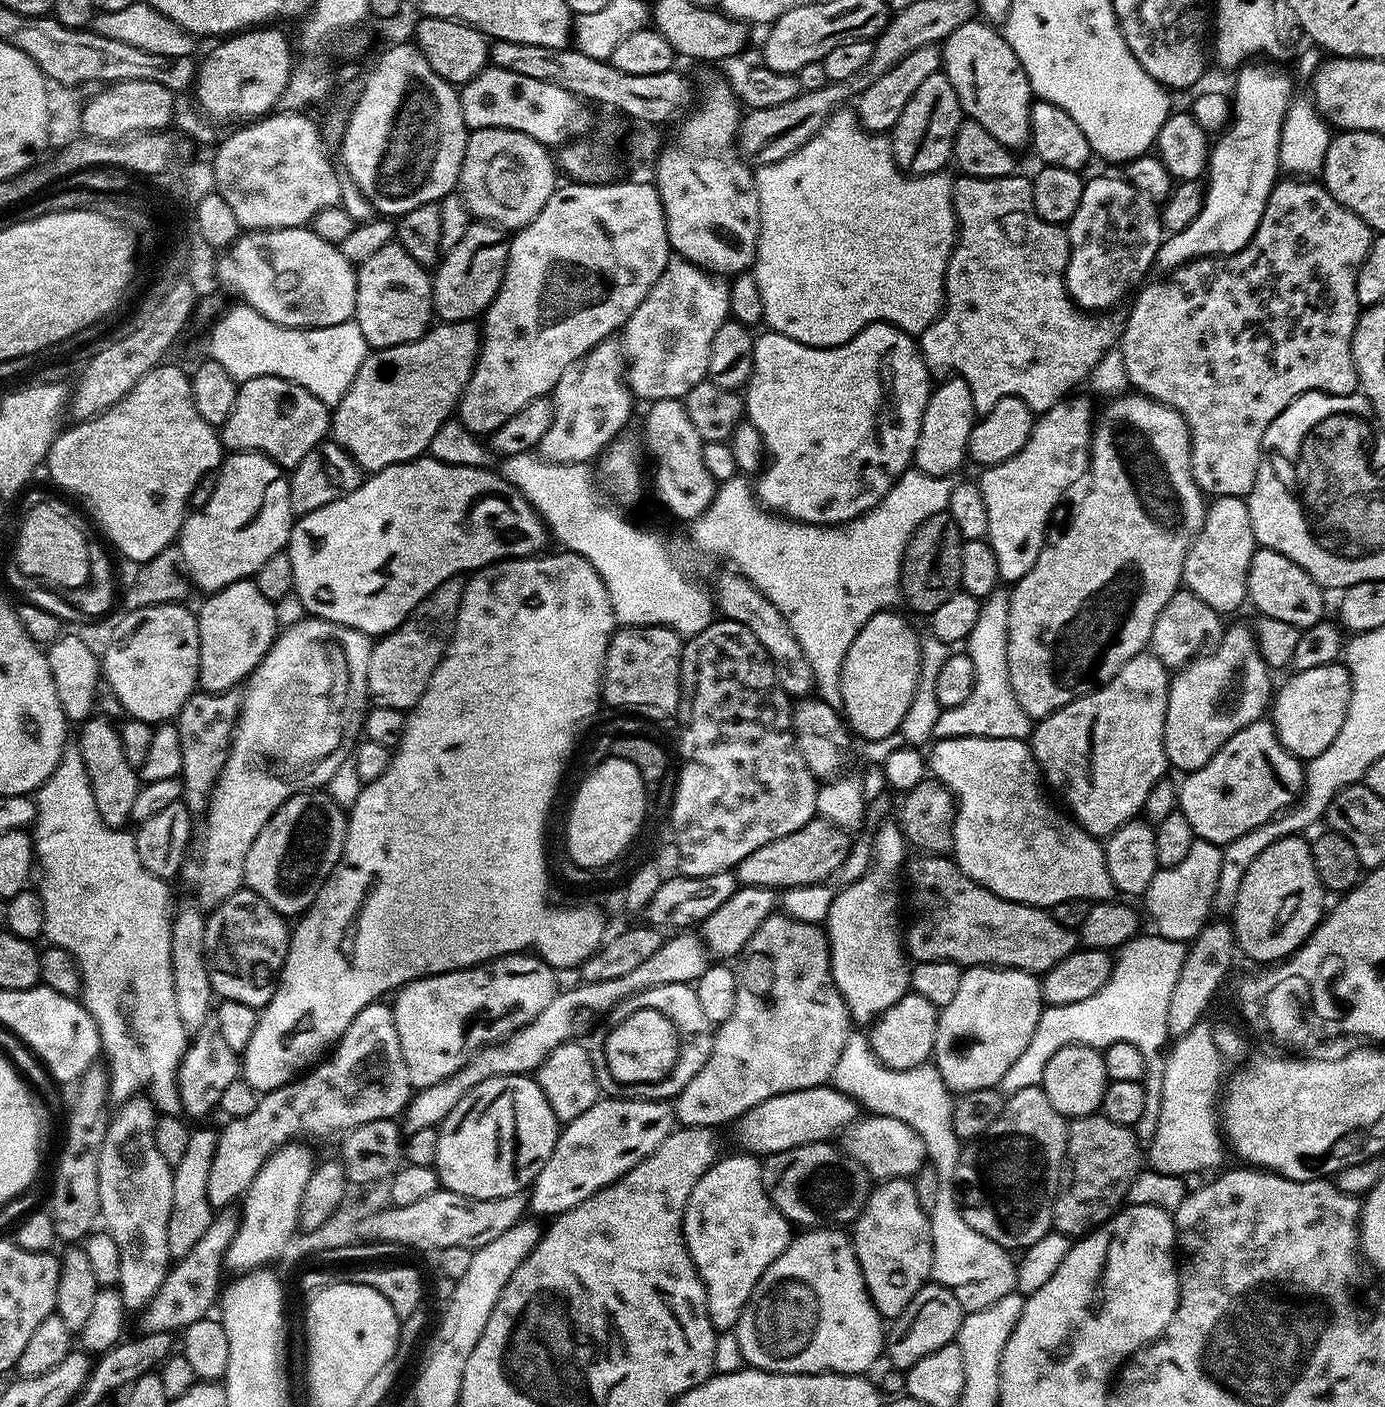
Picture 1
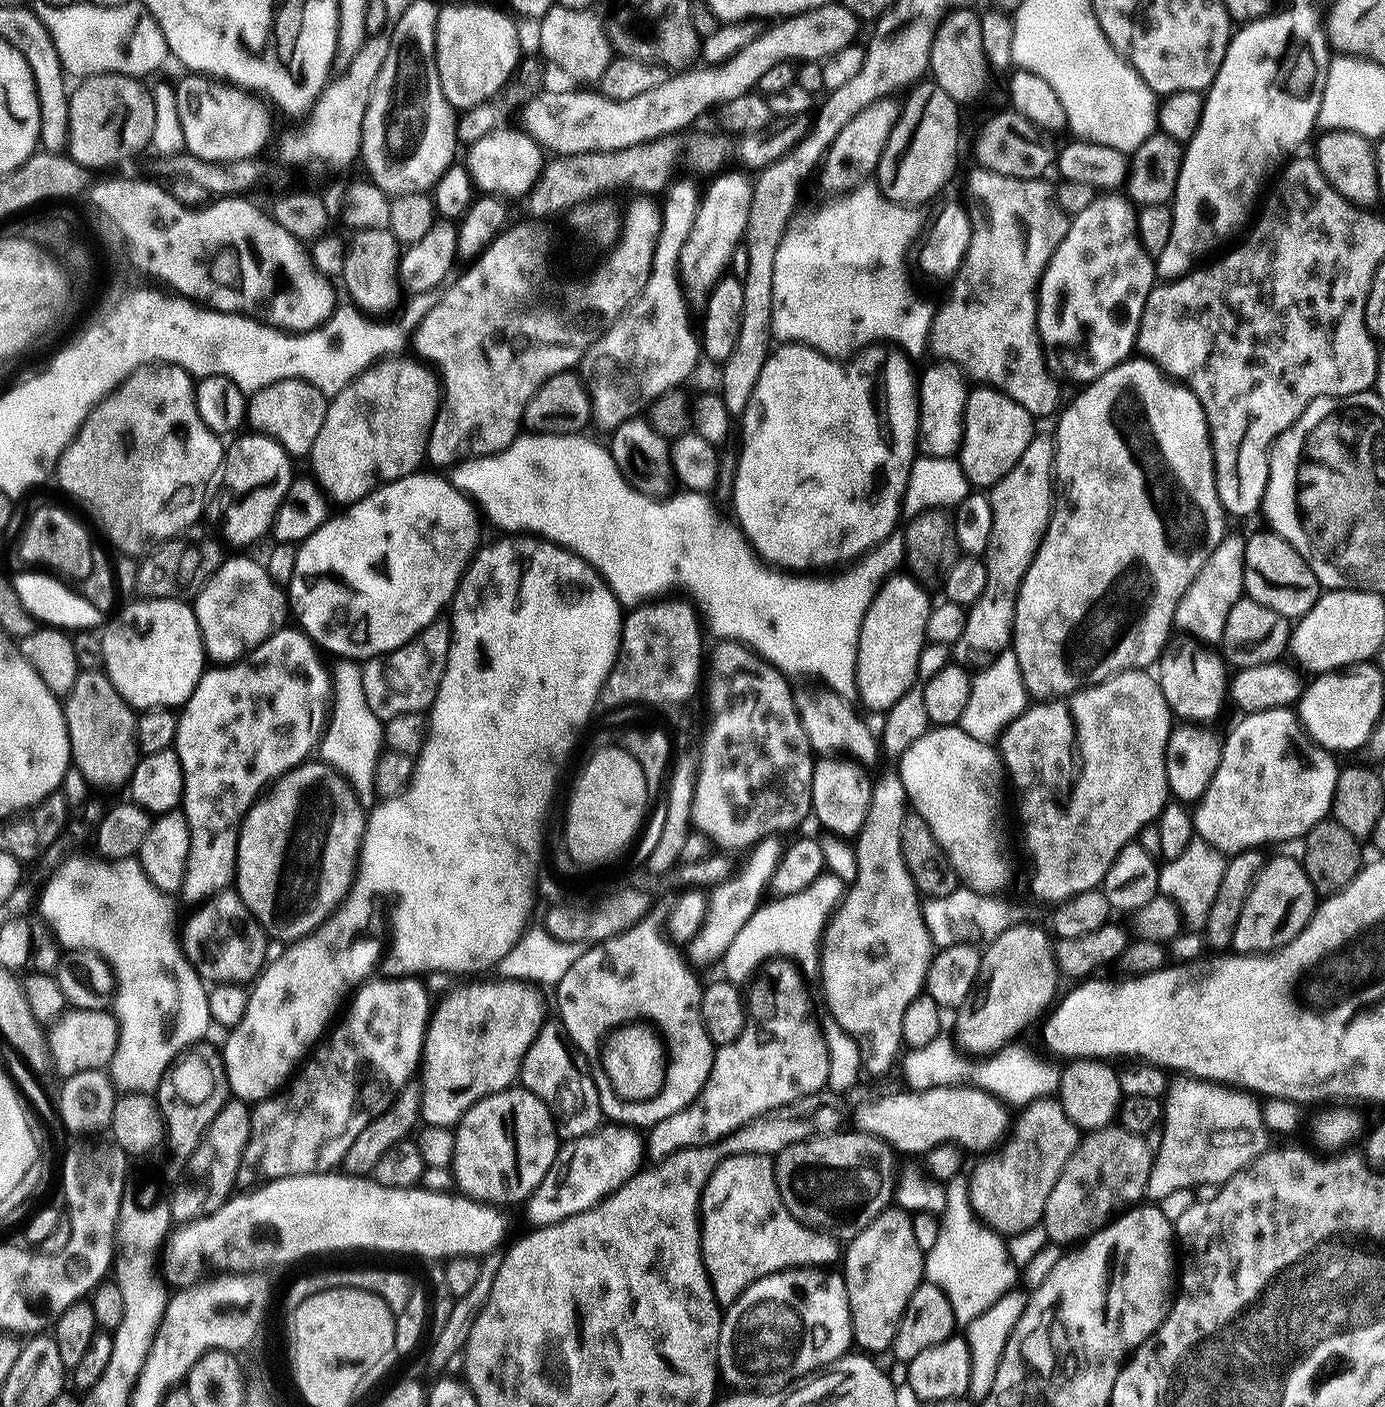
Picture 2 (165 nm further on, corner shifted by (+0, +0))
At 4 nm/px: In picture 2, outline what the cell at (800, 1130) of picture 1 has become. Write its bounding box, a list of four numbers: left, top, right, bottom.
[855,1086,1009,1154]

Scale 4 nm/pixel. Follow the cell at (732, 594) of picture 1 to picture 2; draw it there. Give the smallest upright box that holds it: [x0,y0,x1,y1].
[795,686,878,766]

